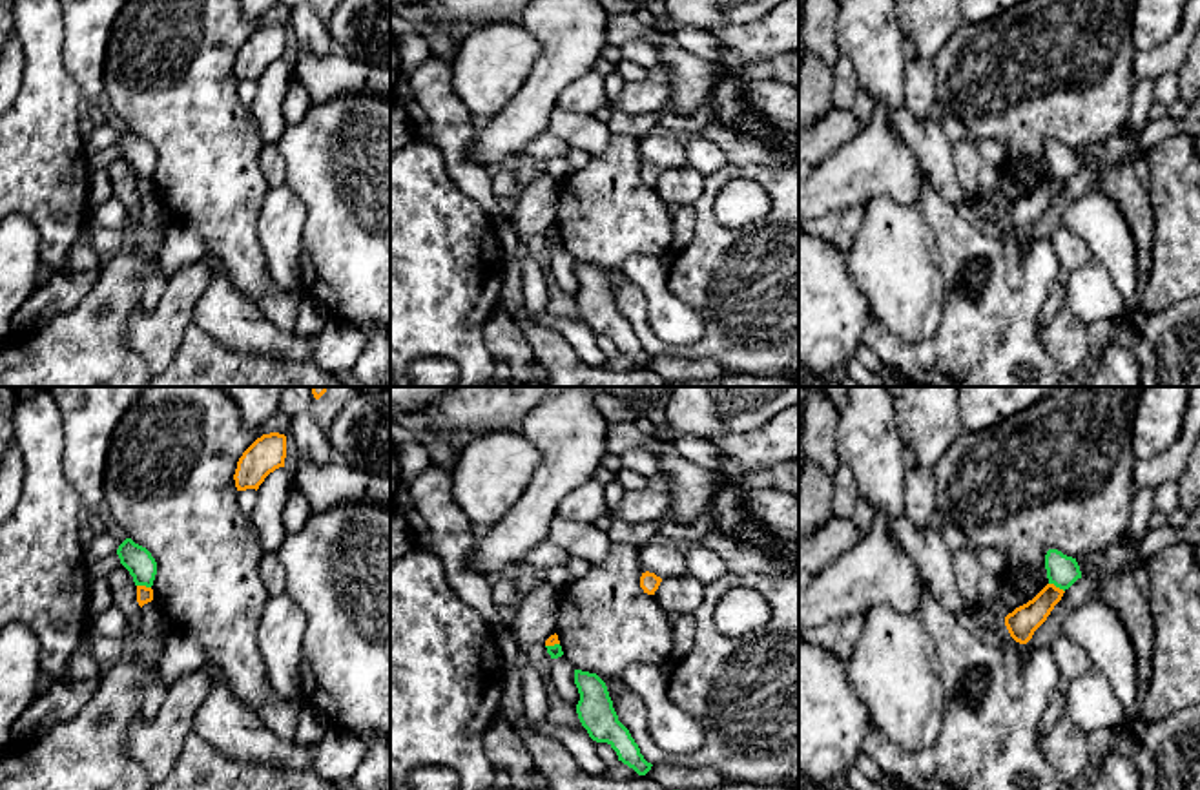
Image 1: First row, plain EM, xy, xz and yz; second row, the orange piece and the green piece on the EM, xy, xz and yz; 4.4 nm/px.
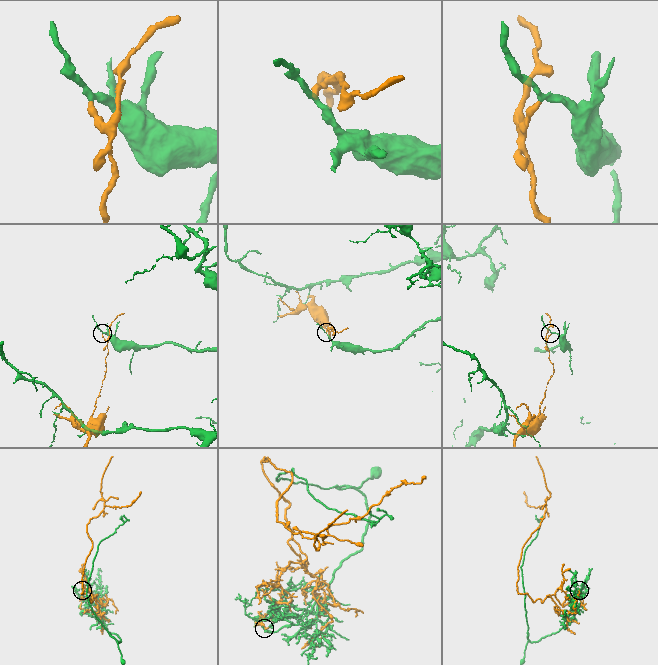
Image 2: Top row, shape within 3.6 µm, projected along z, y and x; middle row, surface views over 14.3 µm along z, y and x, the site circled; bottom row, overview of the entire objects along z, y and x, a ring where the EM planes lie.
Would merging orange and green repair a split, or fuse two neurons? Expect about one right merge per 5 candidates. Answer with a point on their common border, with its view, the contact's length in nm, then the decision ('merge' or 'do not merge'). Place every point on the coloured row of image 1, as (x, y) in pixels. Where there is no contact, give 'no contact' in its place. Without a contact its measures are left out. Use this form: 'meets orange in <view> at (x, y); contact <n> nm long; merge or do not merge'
meets orange in yz at (1055, 586); contact 80 nm long; do not merge

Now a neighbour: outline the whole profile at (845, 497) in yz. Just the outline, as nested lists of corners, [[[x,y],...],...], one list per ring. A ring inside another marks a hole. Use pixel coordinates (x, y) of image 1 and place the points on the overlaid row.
[[[841,463],[833,476],[833,483],[833,515],[841,518],[852,518],[855,504],[859,500],[852,471]]]

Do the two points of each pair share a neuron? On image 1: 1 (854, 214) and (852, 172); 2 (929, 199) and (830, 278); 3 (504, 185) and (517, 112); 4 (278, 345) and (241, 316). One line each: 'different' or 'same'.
1: different
2: different
3: different
4: same

